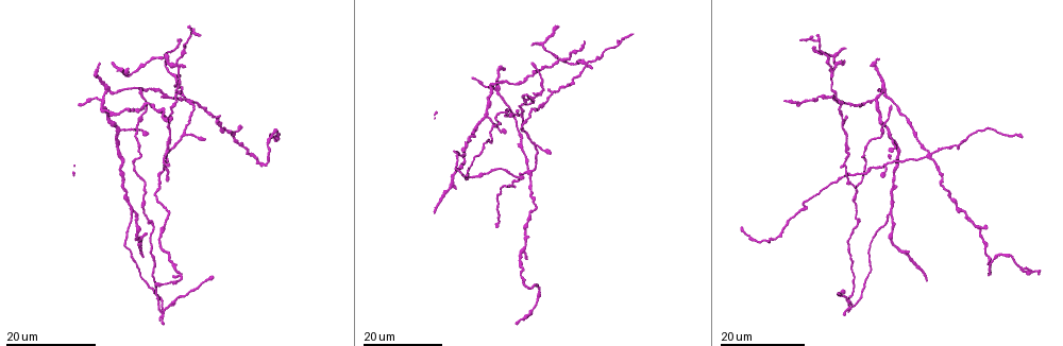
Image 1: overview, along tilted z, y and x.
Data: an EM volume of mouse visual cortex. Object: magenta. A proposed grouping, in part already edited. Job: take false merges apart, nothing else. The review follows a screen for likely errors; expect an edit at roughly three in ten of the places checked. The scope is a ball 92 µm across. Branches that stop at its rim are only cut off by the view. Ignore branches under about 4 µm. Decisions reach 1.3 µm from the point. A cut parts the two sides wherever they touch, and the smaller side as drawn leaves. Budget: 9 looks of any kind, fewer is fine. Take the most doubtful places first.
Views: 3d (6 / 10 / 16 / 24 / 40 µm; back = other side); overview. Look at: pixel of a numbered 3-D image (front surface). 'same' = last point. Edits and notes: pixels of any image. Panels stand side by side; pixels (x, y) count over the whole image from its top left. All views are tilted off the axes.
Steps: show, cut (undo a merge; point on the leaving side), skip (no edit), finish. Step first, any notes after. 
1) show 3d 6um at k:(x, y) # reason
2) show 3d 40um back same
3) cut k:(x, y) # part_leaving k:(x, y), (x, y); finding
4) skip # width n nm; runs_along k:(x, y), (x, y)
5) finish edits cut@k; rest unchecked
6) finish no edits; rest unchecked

show 3d 24um at 1:(830, 71) # two arms in line, one across

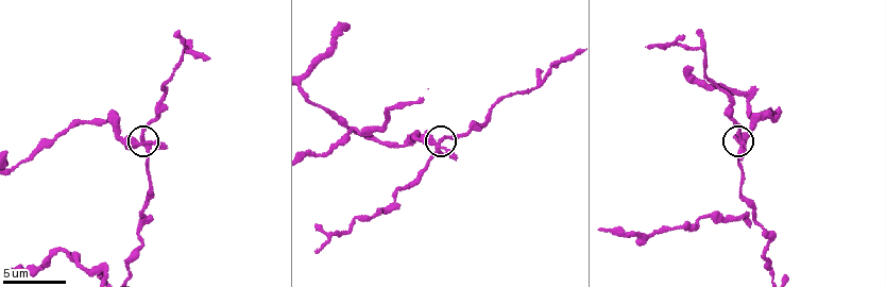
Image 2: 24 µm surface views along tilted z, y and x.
show 3d 6um at 2:(432, 141)

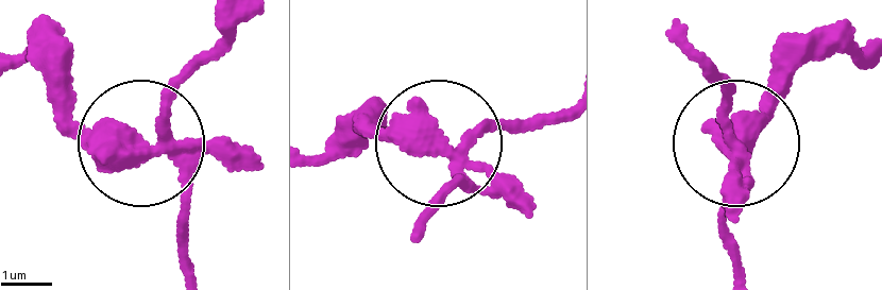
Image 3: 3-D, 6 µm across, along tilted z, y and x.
cut 3:(182, 211) # side_arm 18 um; part_leaving 3:(165, 142), (188, 267); a second neuron is stuck on

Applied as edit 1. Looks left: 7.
show overview

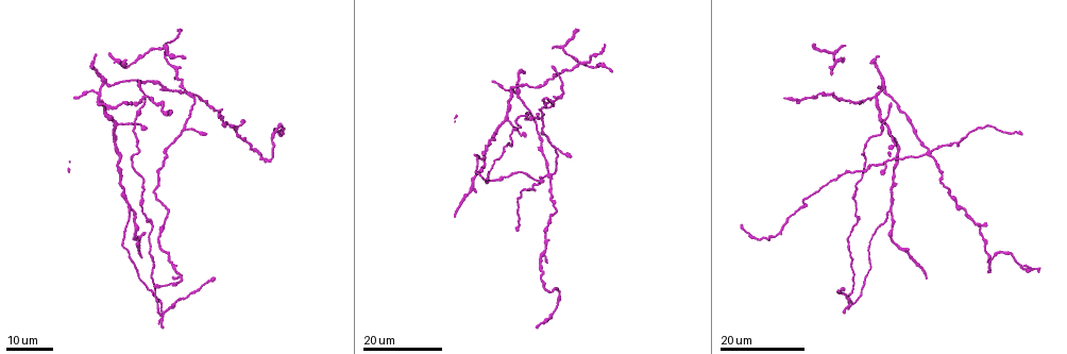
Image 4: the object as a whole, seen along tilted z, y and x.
show 3d 16um at 4:(891, 133) # three-way junction

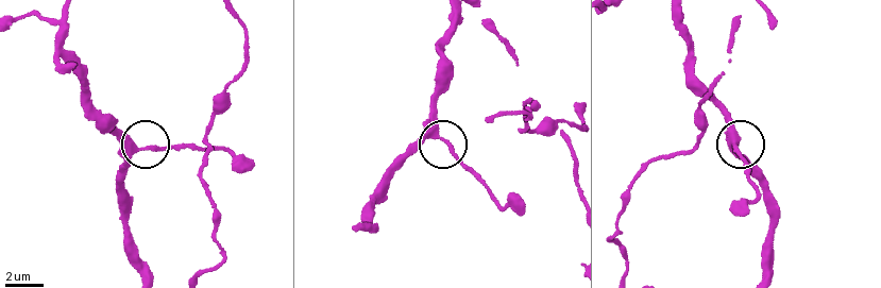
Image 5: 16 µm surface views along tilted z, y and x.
show 3d 10um at 5:(436, 136) # closer look

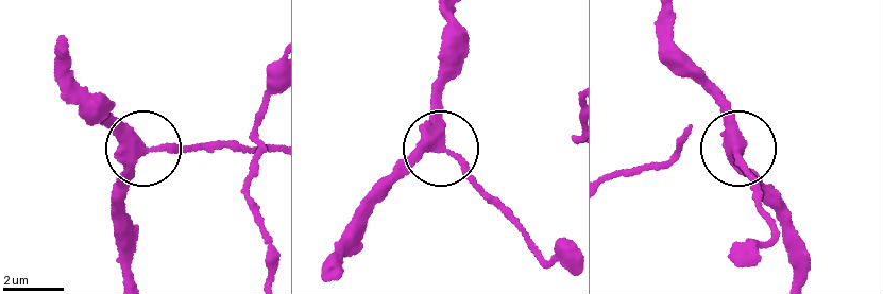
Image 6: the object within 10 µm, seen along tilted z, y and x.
show 3d 6um at 6:(441, 149)

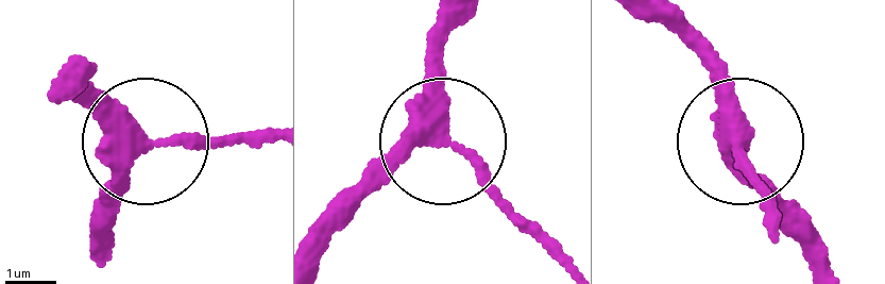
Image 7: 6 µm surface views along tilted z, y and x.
skip # runs_along 7:(90, 83), (105, 119), (140, 143), (265, 127); all the same neuron

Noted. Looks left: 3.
show 3d 16um at 4:(128, 206) # three arms meet

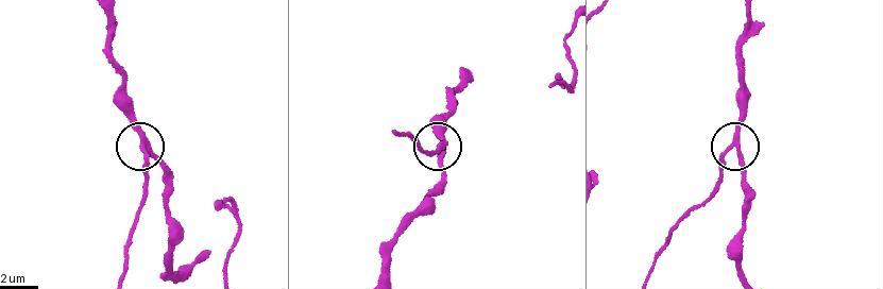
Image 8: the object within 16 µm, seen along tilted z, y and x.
show 3d 6um at 8:(735, 145)

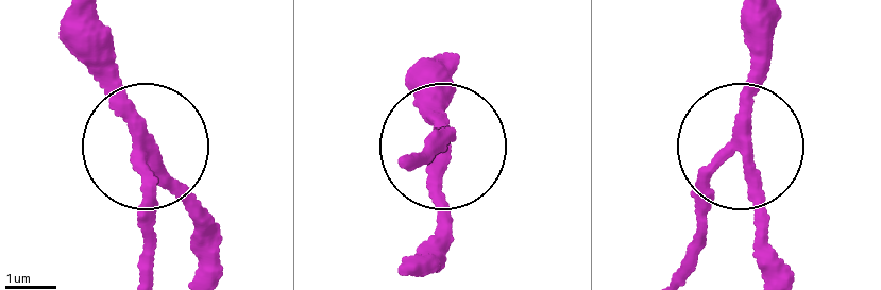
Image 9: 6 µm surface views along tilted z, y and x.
cut 9:(151, 207) # width 240 nm; part_leaving 9:(142, 136), (141, 273); a second neuron is stuck on

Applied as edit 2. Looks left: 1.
finish edits cut@3, cut@9; rest unchecked

